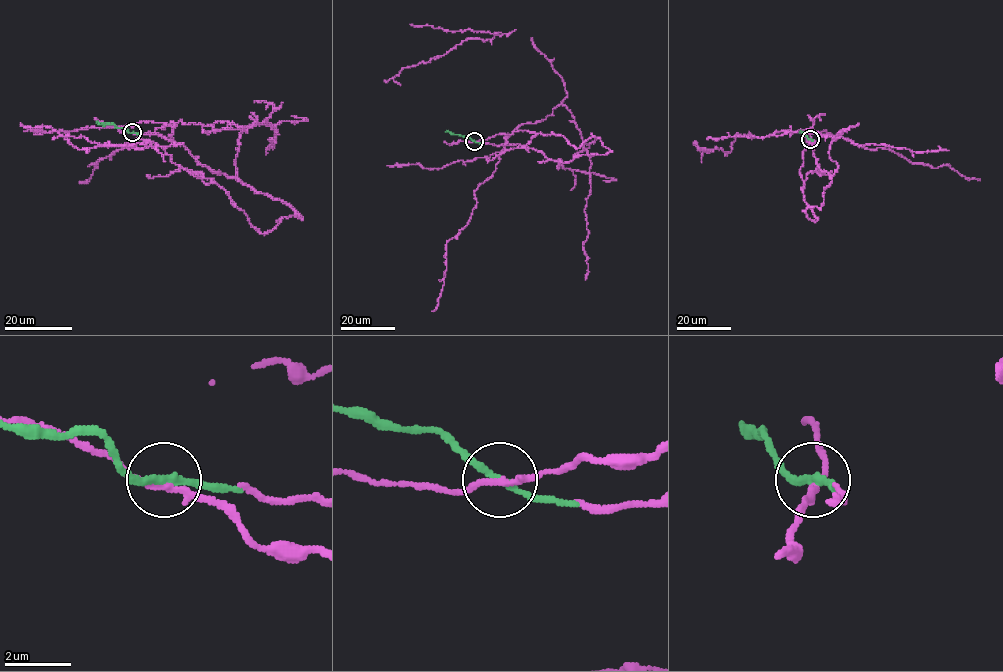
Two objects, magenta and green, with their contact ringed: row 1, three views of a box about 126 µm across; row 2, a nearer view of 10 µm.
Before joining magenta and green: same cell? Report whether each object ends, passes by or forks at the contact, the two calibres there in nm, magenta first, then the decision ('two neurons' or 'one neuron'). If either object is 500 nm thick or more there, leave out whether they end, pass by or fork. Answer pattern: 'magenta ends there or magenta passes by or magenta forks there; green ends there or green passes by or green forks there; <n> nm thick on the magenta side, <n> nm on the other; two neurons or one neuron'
magenta passes by; green passes by; 190 nm thick on the magenta side, 200 nm on the other; one neuron

